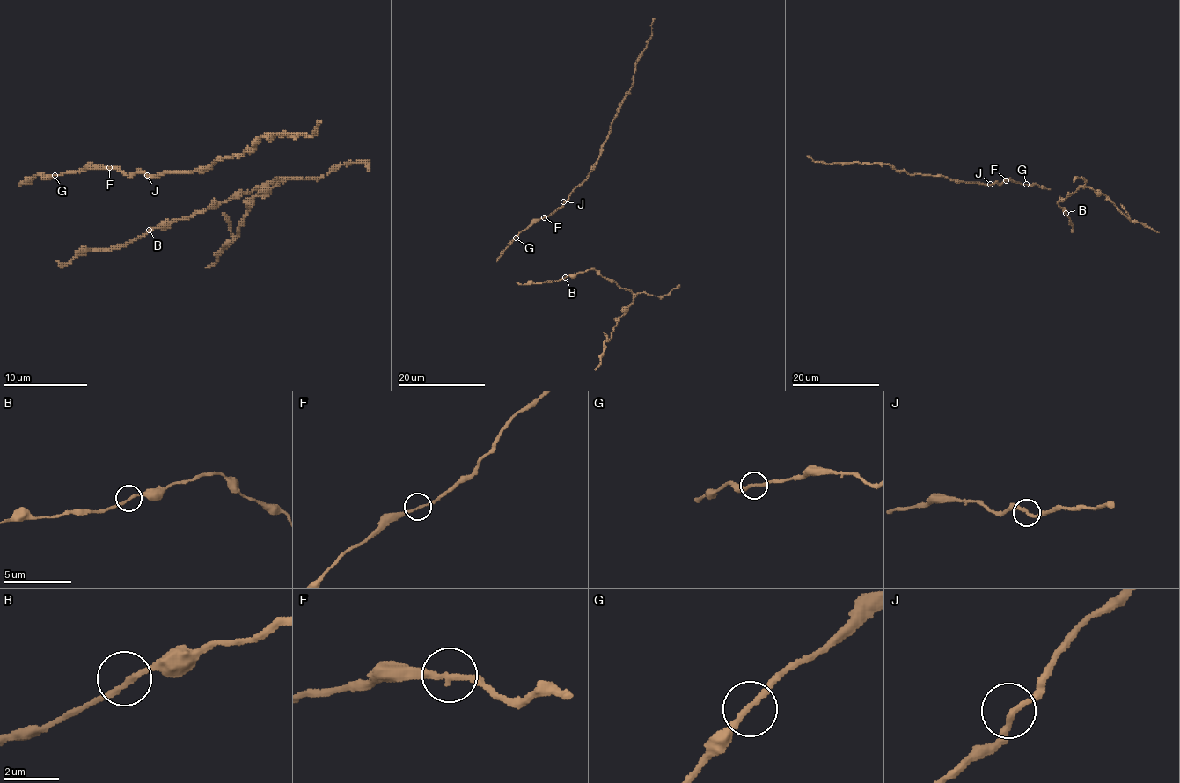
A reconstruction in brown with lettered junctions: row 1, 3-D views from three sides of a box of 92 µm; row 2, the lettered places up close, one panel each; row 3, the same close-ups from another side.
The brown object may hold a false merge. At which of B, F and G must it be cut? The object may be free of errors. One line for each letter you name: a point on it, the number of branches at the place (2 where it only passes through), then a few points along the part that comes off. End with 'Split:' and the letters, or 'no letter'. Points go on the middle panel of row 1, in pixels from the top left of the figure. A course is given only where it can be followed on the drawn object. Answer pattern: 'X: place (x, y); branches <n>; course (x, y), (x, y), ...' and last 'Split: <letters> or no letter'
F: place (544, 217); branches 2; course (544, 216), (554, 212), (585, 179), (600, 154), (611, 120), (632, 86), (634, 62), (646, 47), (655, 18)
Split: F

